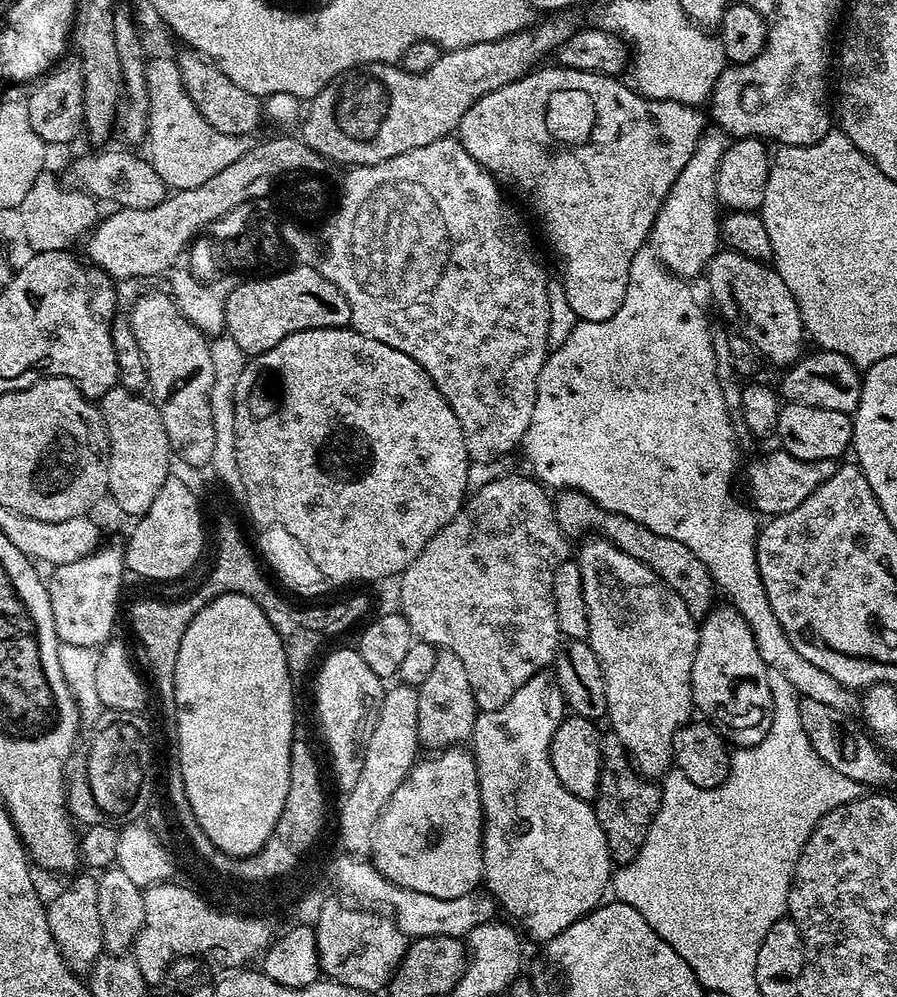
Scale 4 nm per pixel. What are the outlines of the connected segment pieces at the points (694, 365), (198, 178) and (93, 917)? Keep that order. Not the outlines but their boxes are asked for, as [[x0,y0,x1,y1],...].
[[522,246,853,712],[146,56,250,190],[47,874,104,974]]

